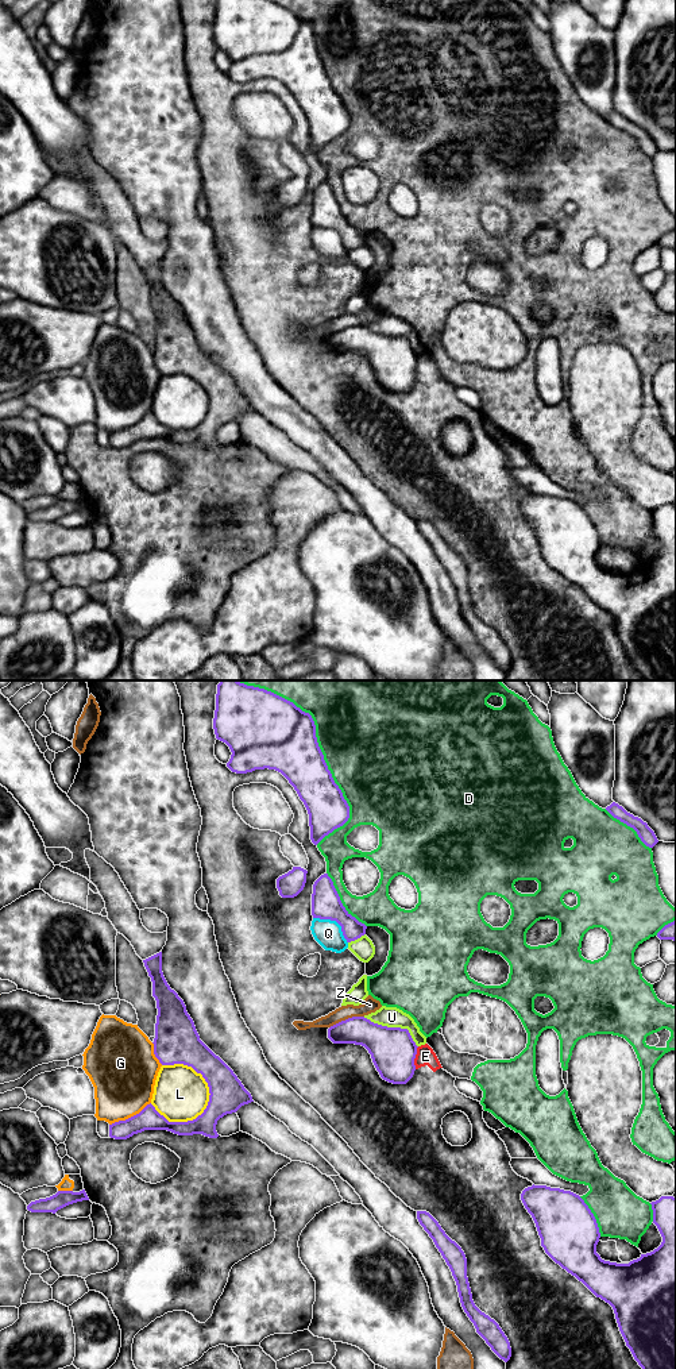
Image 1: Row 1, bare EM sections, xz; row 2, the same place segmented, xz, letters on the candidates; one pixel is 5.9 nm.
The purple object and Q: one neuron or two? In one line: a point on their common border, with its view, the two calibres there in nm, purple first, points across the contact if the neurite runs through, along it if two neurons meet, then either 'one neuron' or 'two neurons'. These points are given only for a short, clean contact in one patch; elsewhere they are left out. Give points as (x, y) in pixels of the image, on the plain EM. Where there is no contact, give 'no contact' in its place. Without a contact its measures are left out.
meets purple in xz at (335, 228); 180 nm thick on the purple side, 160 nm on the other; one neuron

